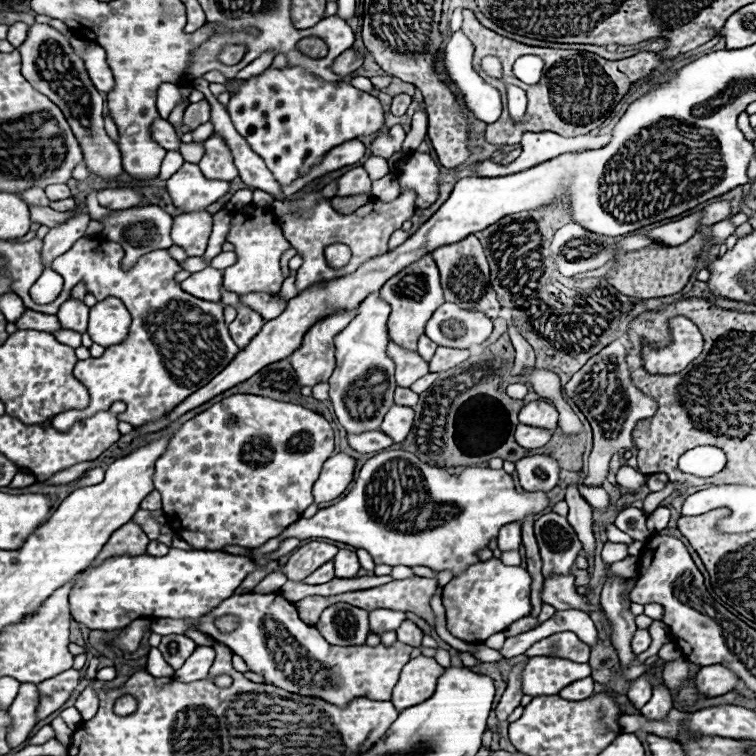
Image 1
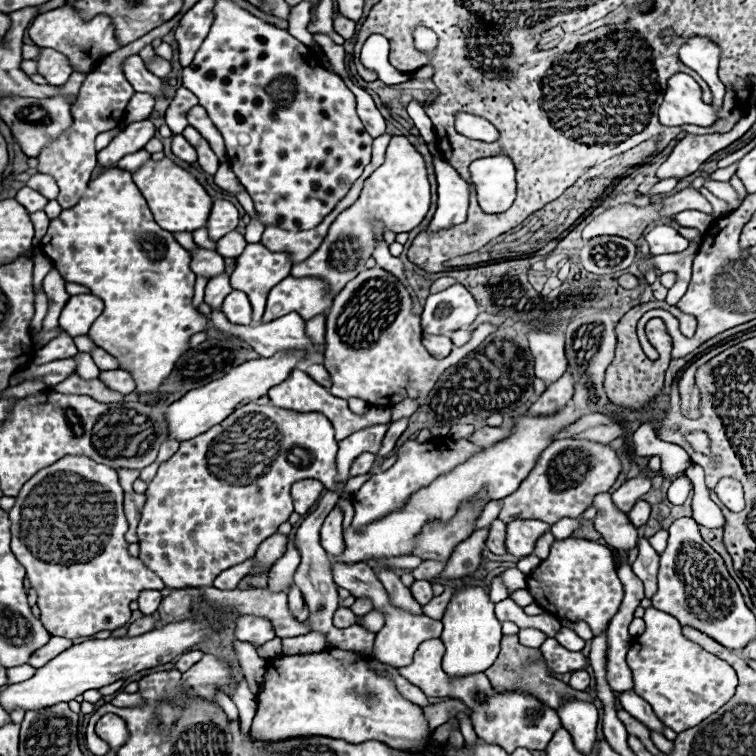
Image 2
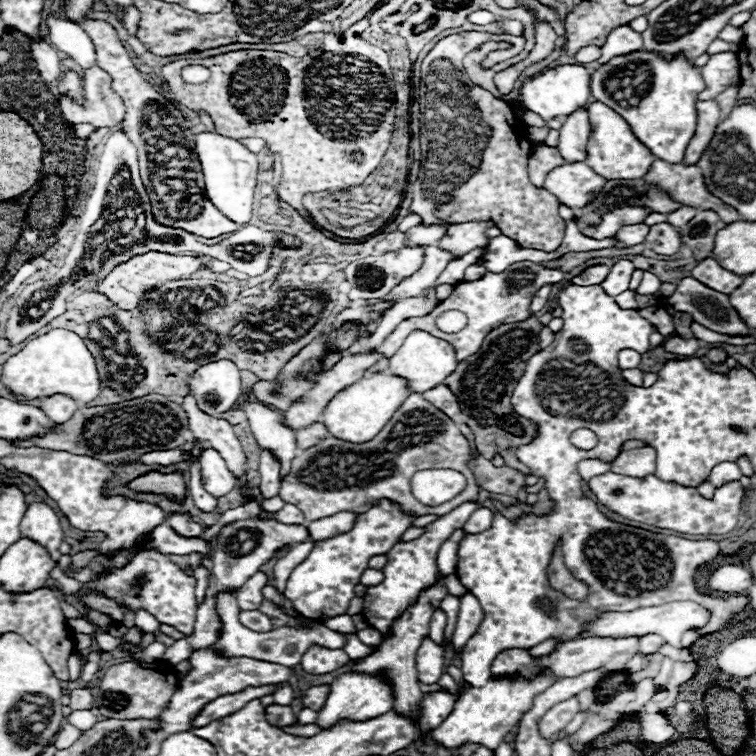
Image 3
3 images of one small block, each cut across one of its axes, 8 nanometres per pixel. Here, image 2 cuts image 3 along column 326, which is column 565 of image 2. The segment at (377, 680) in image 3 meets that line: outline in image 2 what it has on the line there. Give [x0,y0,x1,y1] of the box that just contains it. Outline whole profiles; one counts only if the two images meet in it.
[558,698,598,754]

